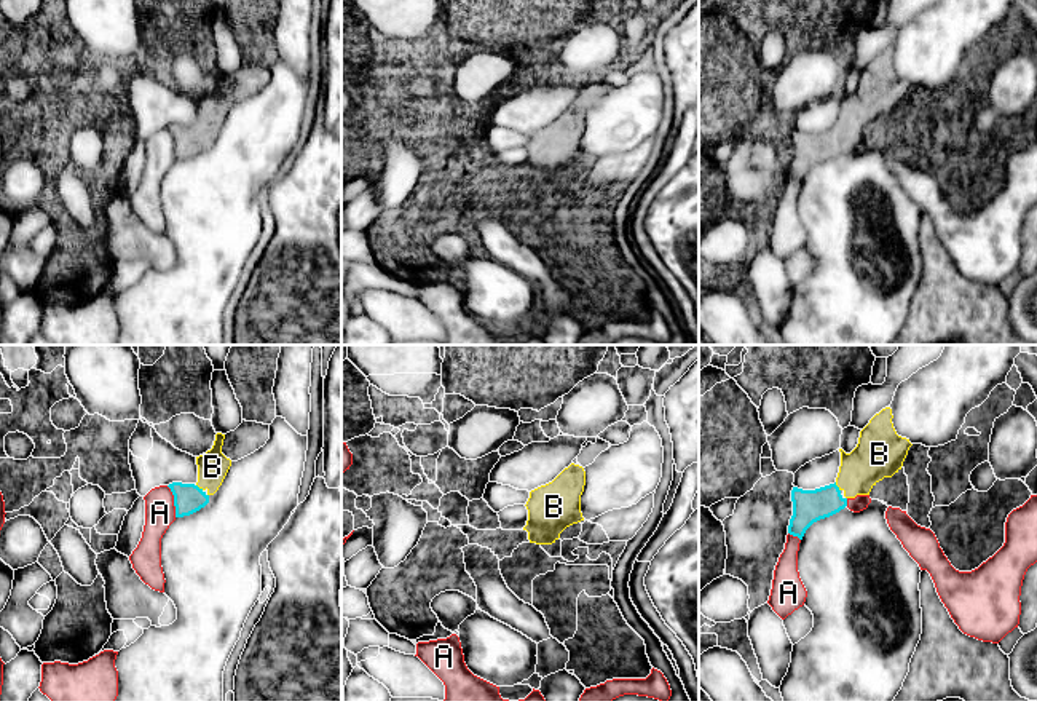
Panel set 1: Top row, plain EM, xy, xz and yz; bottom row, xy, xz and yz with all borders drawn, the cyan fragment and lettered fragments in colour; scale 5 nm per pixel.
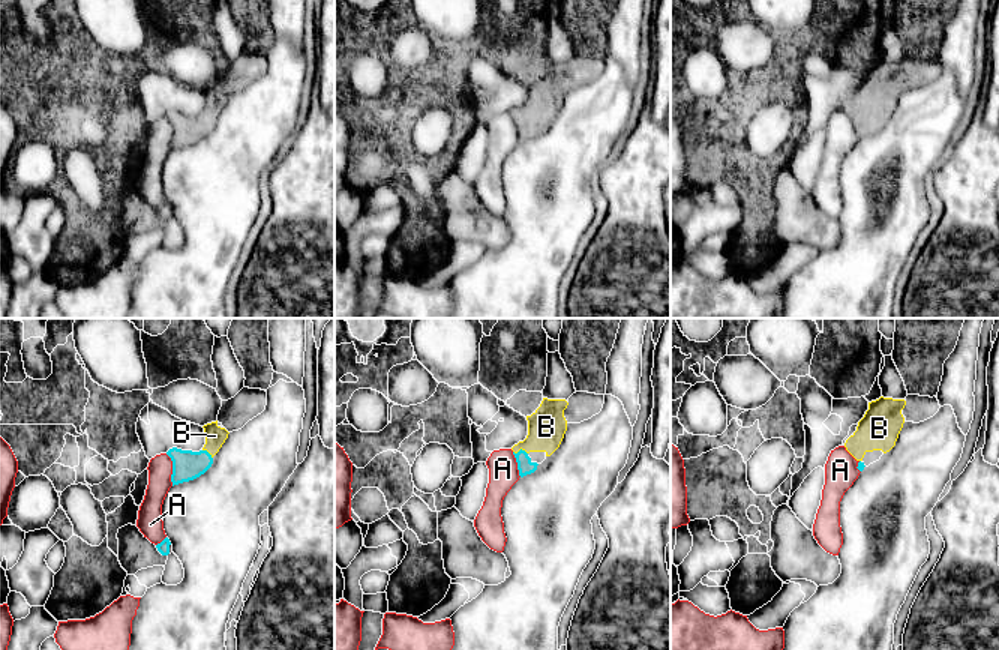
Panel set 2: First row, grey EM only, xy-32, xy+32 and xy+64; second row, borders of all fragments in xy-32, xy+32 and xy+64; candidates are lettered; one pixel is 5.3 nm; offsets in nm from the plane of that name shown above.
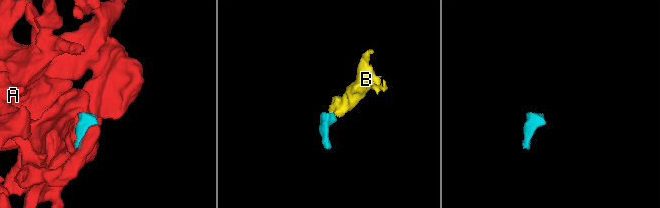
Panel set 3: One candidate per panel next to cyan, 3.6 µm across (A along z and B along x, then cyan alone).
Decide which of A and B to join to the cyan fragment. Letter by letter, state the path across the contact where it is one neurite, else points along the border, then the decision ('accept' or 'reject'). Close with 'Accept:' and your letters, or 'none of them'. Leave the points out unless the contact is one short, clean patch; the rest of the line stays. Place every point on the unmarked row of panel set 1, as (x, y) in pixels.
A: reject
B: way yz (809, 149), (822, 146), (838, 130), (876, 98); accept
Accept: B

